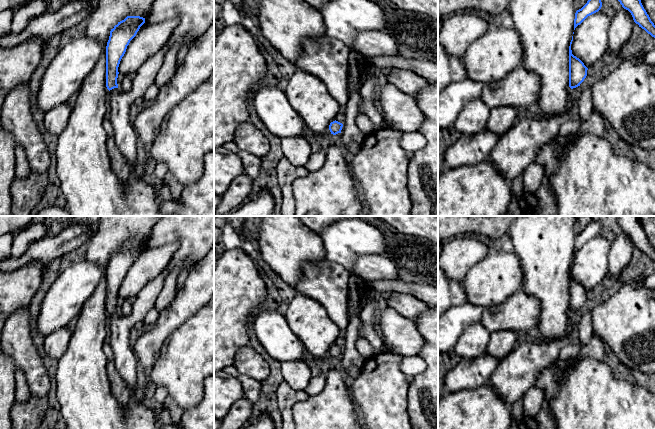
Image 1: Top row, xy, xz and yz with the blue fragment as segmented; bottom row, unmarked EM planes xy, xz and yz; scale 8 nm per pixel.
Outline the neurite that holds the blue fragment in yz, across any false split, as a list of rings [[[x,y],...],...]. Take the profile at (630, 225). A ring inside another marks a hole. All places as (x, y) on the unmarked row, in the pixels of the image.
[[[618,216],[618,225],[631,237],[634,246],[655,262],[655,249],[641,227],[639,216]]]

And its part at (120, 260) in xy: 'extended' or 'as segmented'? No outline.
extended

